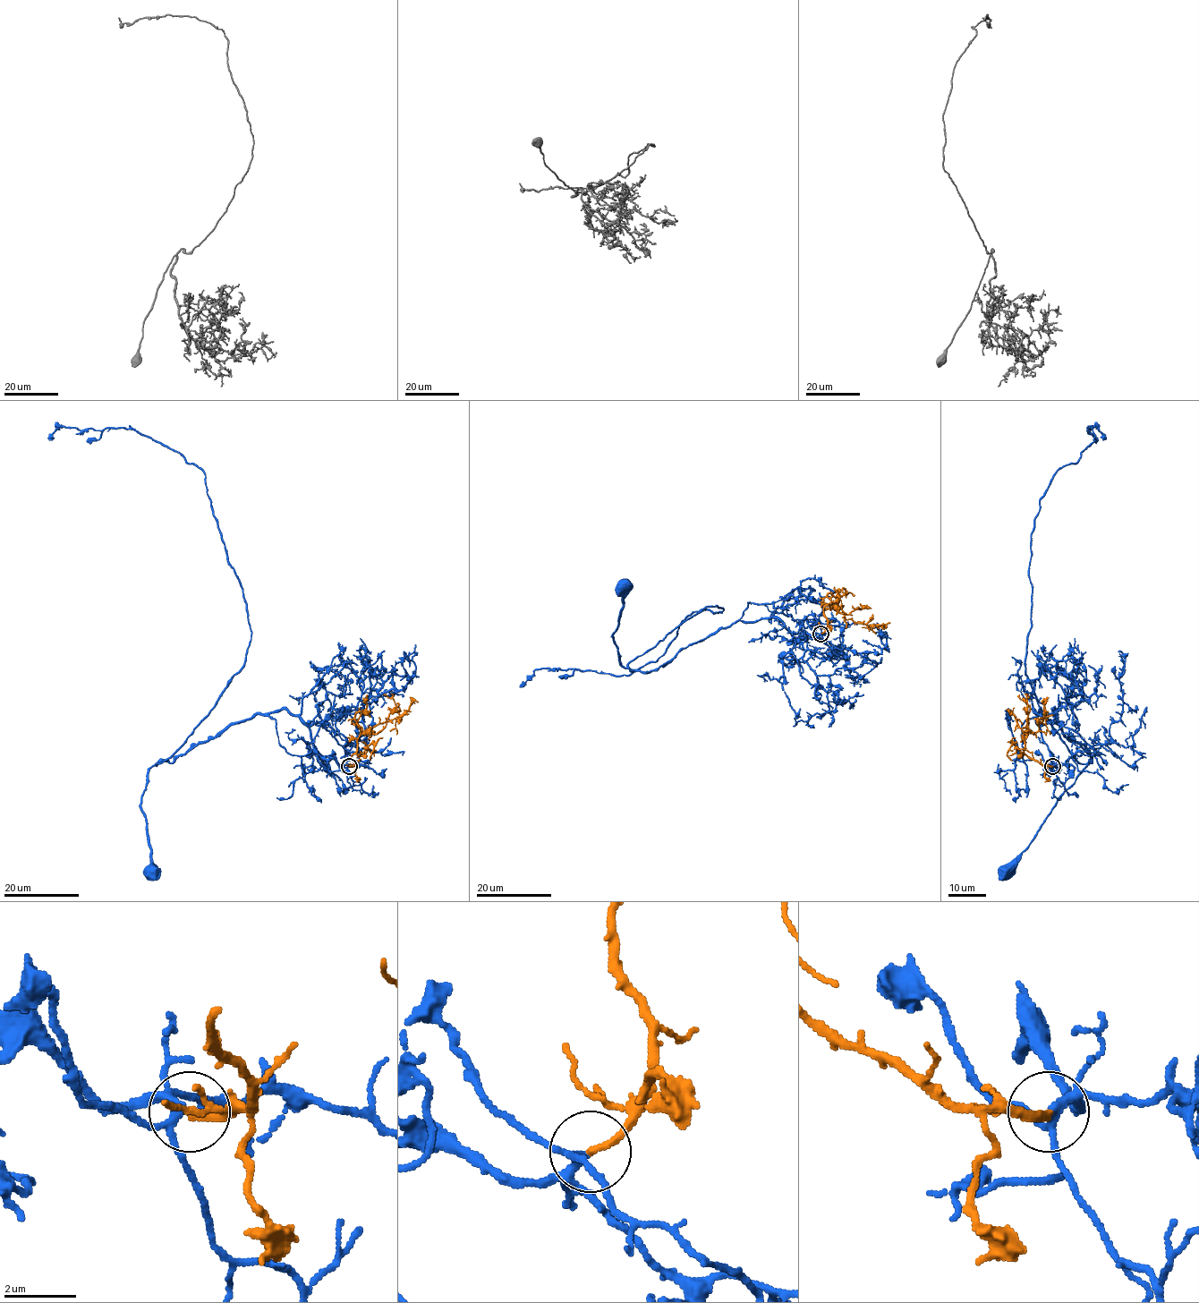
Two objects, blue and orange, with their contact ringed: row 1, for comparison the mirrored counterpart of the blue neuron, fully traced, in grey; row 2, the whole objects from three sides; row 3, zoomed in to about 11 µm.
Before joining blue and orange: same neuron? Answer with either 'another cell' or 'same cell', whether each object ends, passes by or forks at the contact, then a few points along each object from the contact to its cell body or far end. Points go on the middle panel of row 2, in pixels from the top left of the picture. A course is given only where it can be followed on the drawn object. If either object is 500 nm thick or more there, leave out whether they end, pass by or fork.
same cell; blue forks; orange ends; course blue (820, 634), (794, 634), (775, 617), (735, 620), (656, 669), (631, 670), (620, 663), (613, 638), (622, 584); course orange (820, 634), (828, 626), (823, 608), (829, 604), (843, 615), (844, 619), (869, 626), (889, 622)

